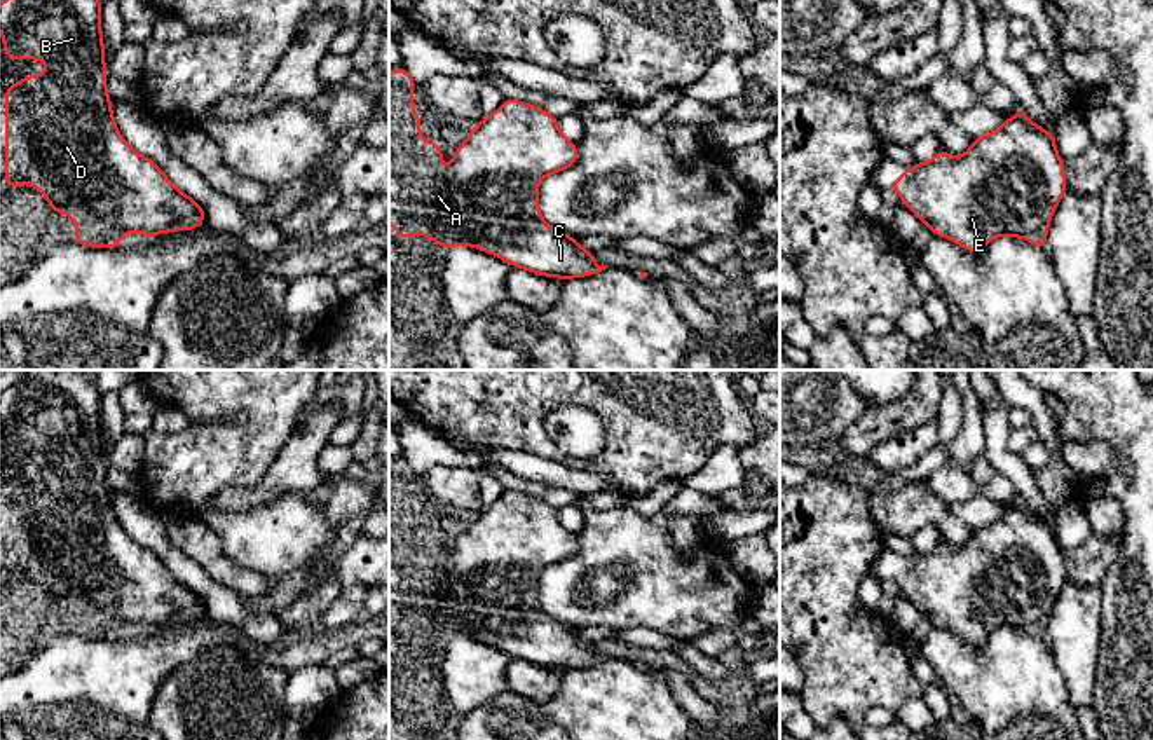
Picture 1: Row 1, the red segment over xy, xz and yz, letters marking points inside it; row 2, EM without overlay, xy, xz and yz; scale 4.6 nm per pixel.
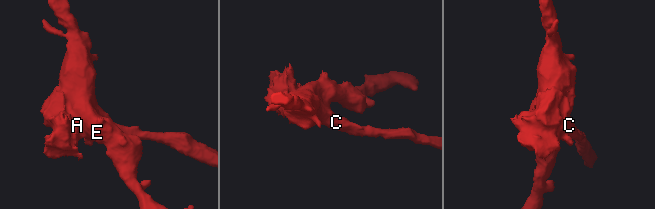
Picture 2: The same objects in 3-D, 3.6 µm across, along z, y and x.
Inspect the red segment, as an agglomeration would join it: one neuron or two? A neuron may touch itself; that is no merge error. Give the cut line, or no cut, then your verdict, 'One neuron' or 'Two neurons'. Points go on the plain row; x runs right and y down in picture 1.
No split. One neuron

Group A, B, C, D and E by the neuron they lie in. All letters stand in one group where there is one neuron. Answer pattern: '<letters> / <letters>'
A B C D E

